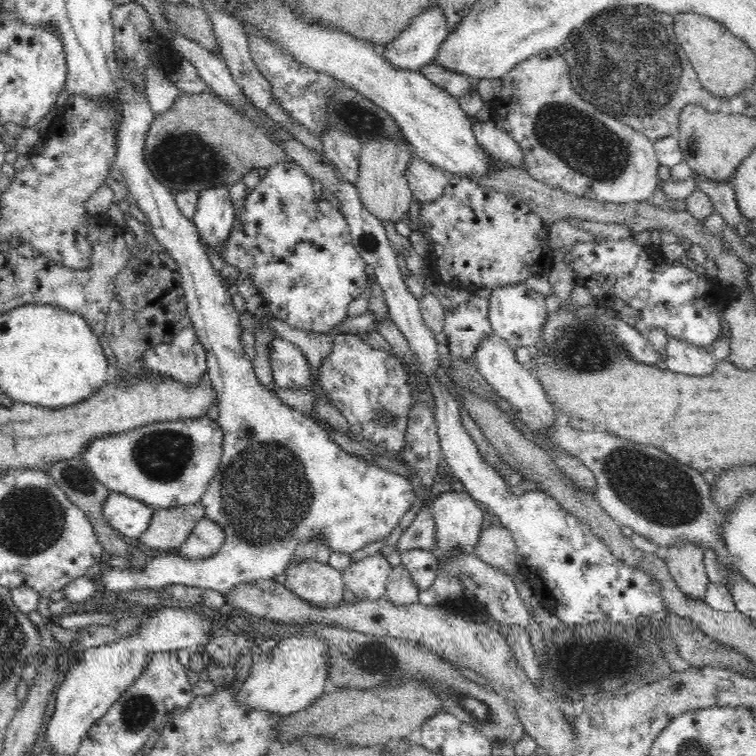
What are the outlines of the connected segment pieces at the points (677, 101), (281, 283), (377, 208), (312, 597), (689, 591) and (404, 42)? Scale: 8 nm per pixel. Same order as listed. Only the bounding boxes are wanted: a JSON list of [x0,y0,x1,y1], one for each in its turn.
[[563,5,729,142],[219,160,368,333],[354,136,414,224],[285,561,344,608],[661,543,708,600],[380,3,450,71]]

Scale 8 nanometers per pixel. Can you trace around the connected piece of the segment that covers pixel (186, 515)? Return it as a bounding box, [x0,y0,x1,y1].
[139,502,205,552]

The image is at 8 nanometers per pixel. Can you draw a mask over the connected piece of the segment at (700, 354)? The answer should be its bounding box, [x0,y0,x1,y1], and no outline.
[665,335,715,376]

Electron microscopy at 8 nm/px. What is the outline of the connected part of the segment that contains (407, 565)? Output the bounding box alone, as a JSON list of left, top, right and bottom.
[401,549,440,591]

